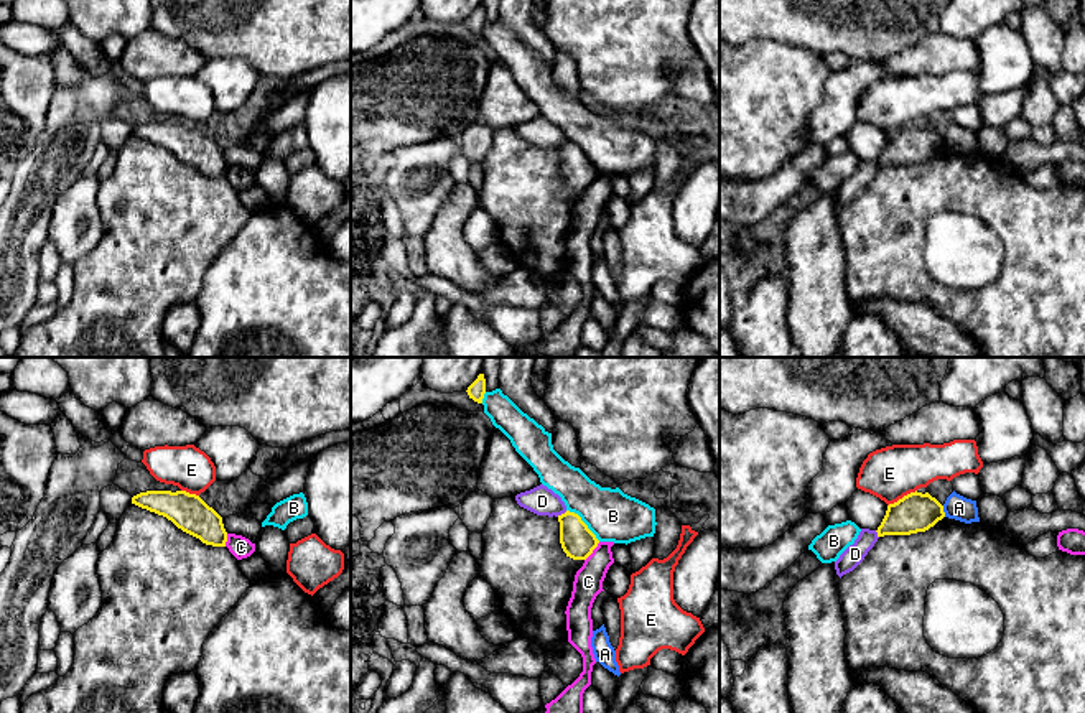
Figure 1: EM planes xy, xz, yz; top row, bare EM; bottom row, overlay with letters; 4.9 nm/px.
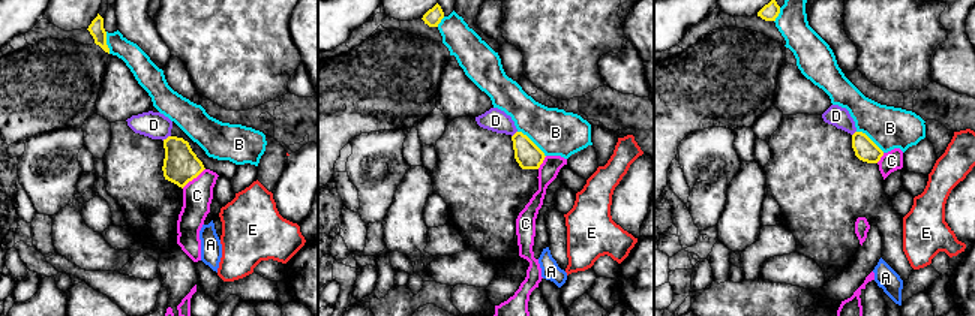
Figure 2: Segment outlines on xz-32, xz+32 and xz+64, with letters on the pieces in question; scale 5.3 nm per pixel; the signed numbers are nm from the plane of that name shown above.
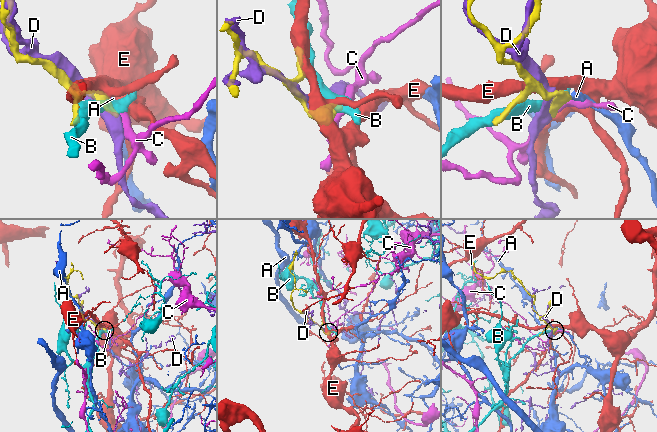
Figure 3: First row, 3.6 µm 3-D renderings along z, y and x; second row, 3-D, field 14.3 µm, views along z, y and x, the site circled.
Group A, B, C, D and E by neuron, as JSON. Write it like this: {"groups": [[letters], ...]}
{"groups": [["A"], ["B"], ["C"], ["D"], ["E"]]}

